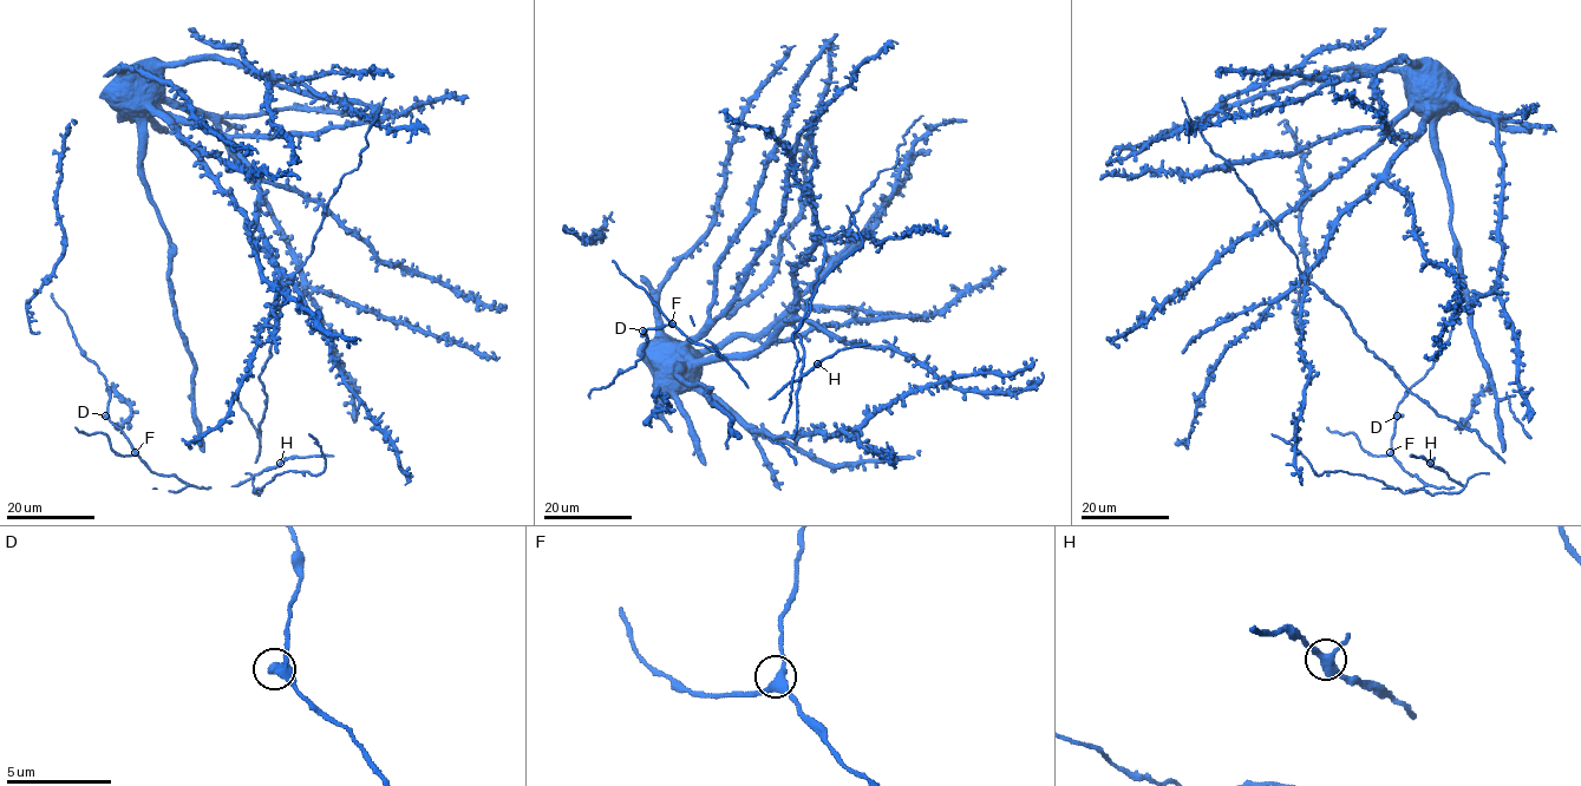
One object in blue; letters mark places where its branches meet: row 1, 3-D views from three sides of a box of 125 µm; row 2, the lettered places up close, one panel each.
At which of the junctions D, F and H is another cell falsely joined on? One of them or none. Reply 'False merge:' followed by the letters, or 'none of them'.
False merge: none of them

